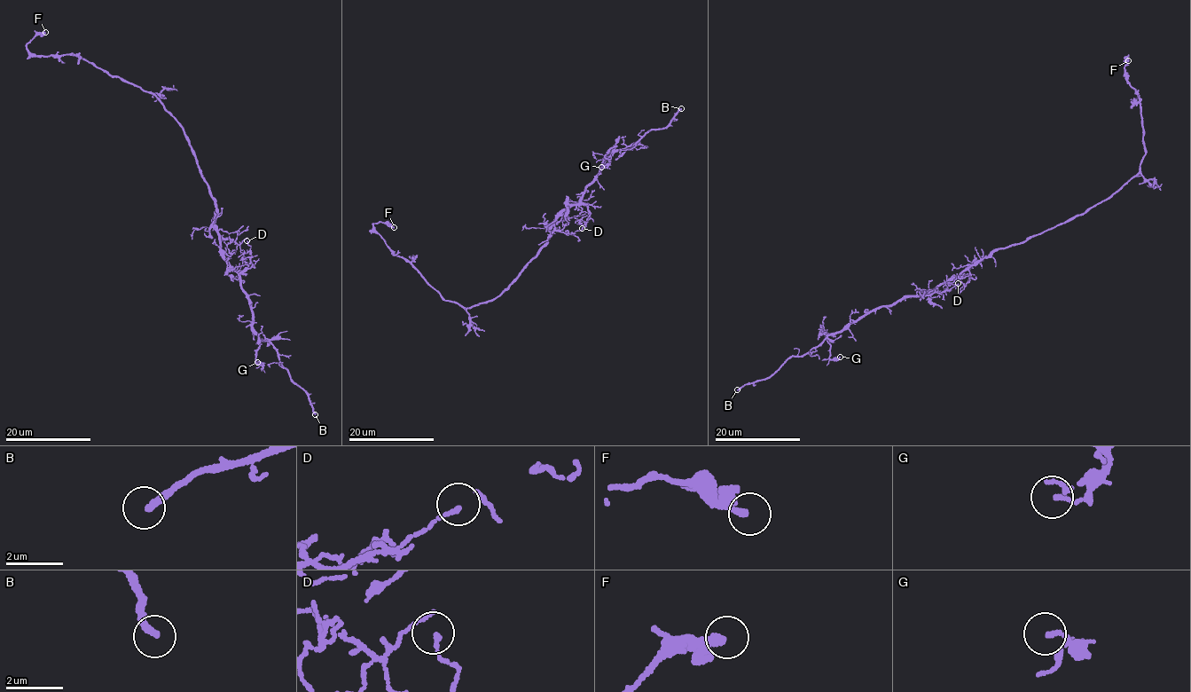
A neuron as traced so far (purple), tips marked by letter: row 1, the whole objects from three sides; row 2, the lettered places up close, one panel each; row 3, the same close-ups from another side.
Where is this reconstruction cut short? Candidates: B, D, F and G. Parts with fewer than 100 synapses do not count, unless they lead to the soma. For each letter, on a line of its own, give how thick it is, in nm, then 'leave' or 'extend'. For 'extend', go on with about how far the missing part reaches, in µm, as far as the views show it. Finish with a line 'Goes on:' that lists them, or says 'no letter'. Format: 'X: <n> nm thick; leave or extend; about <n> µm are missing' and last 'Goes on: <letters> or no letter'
B: 260 nm thick; extend; about 15 µm are missing
D: 90 nm thick; leave
F: 260 nm thick; leave
G: 150 nm thick; leave
Goes on: B

